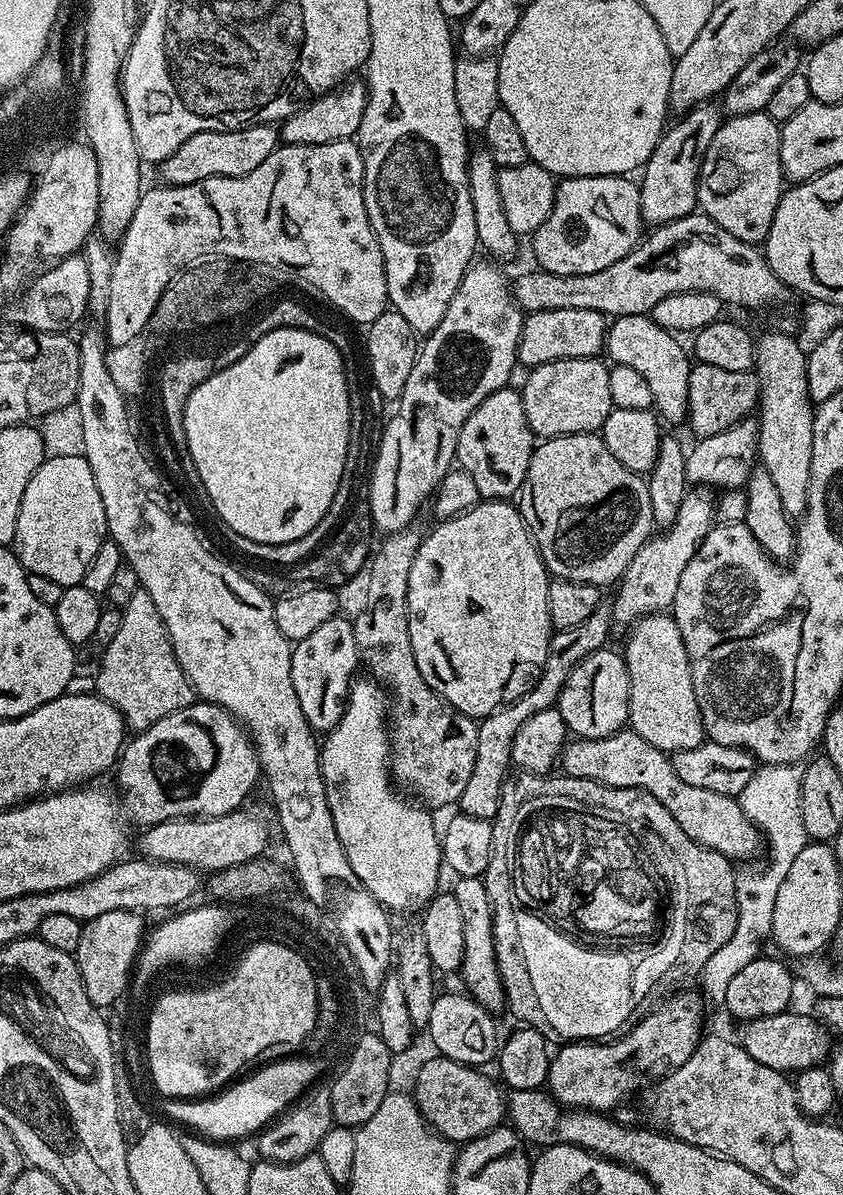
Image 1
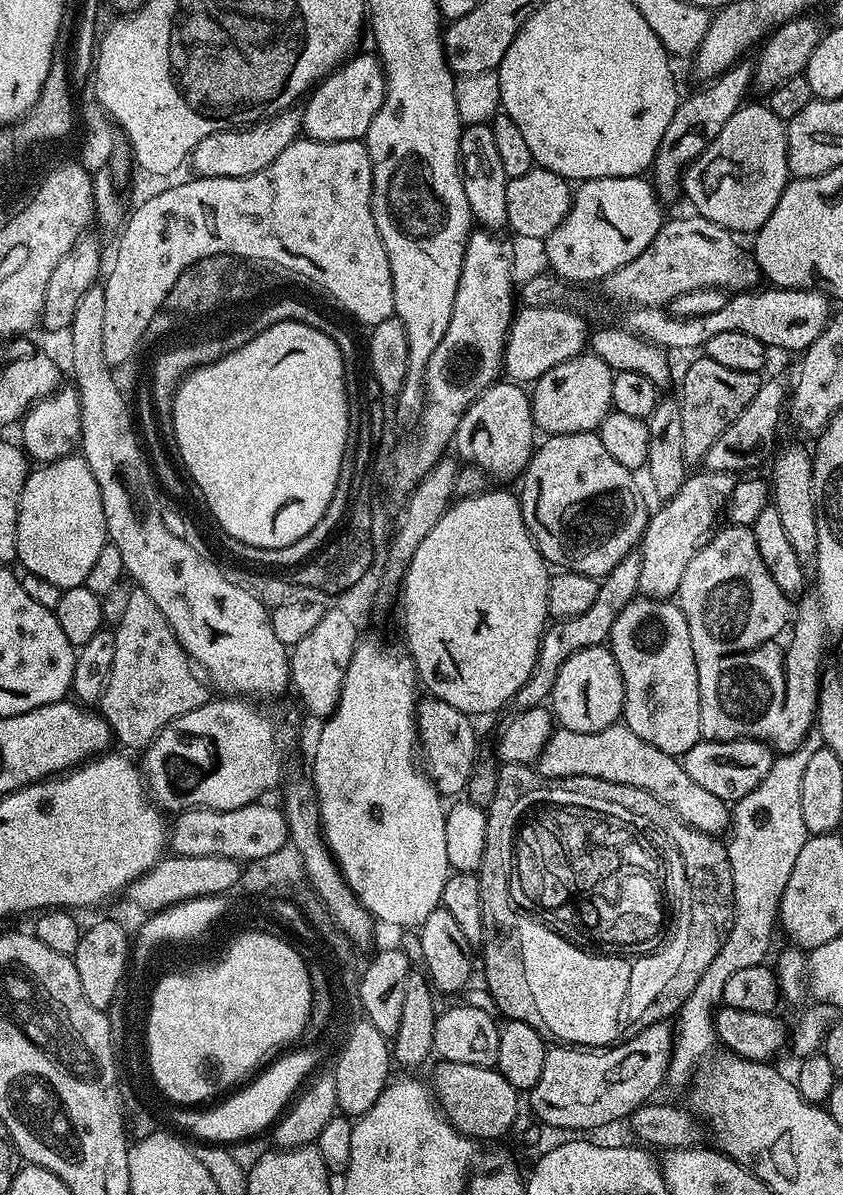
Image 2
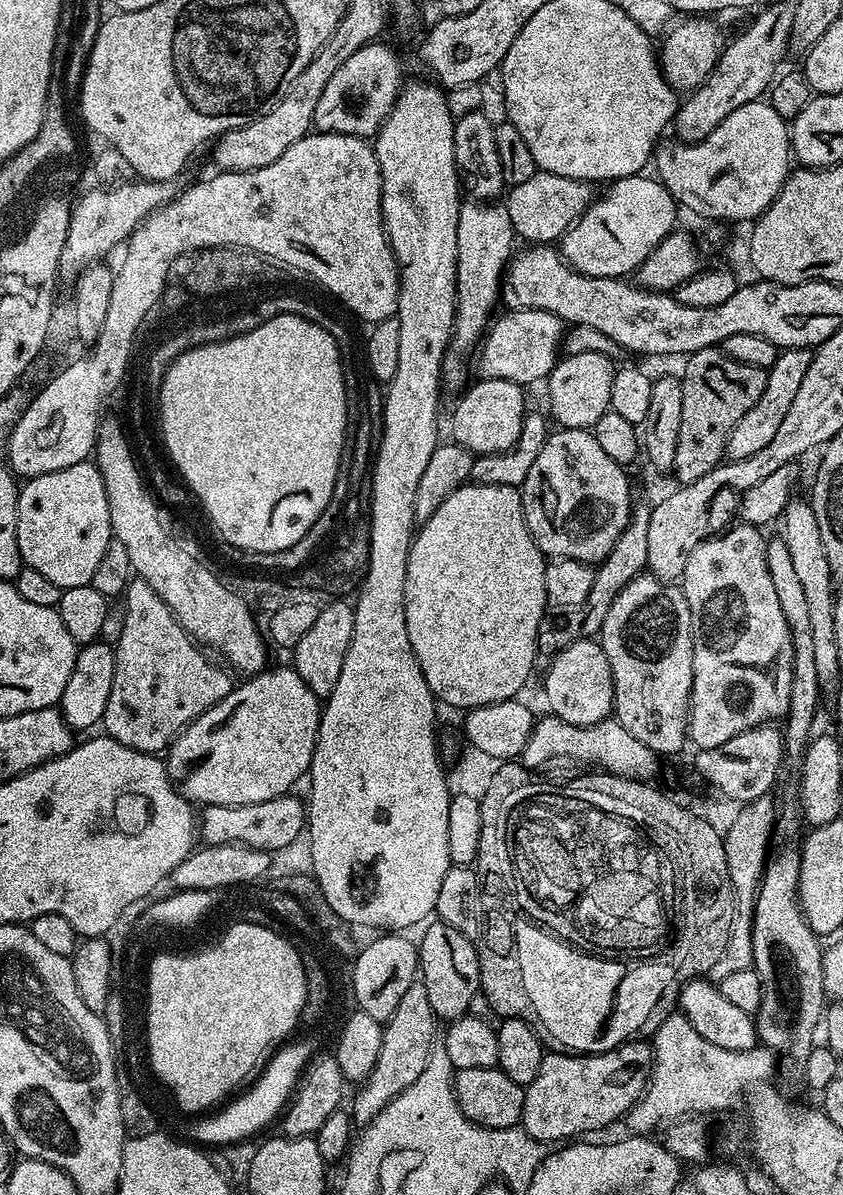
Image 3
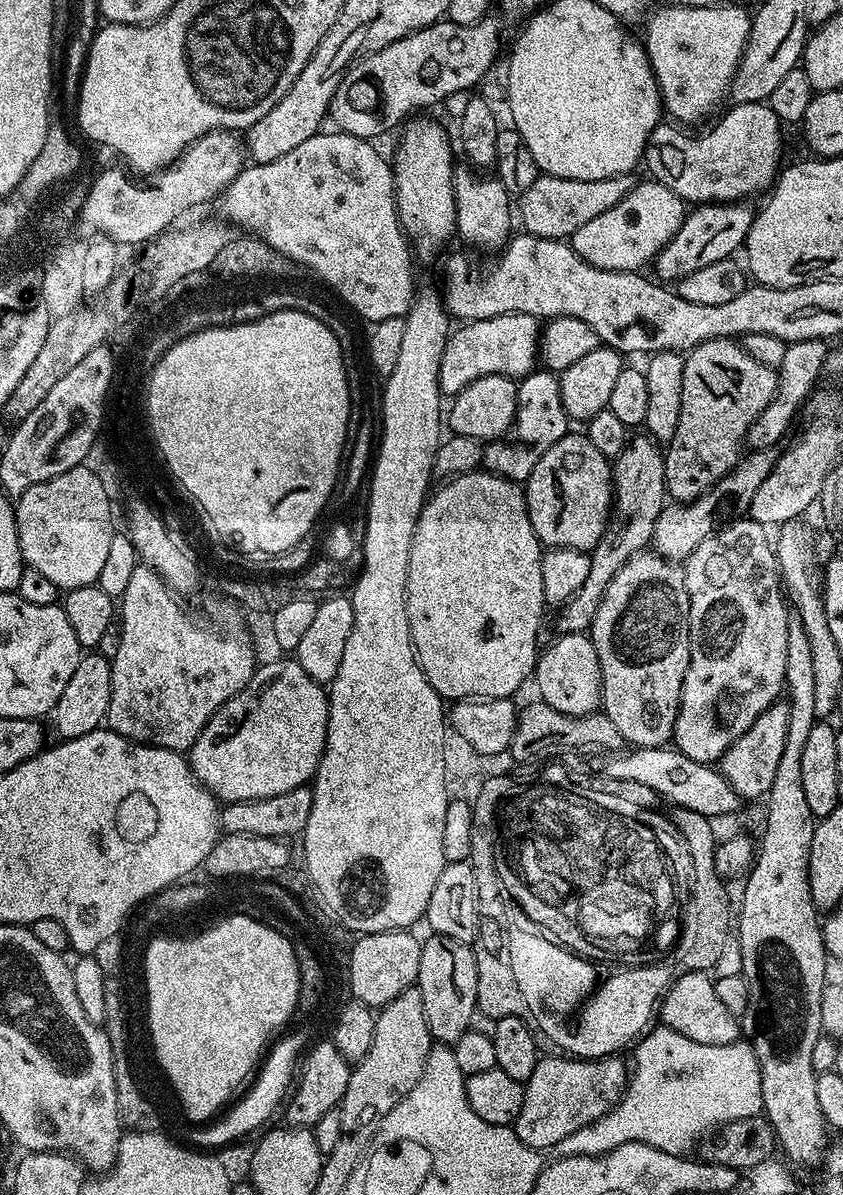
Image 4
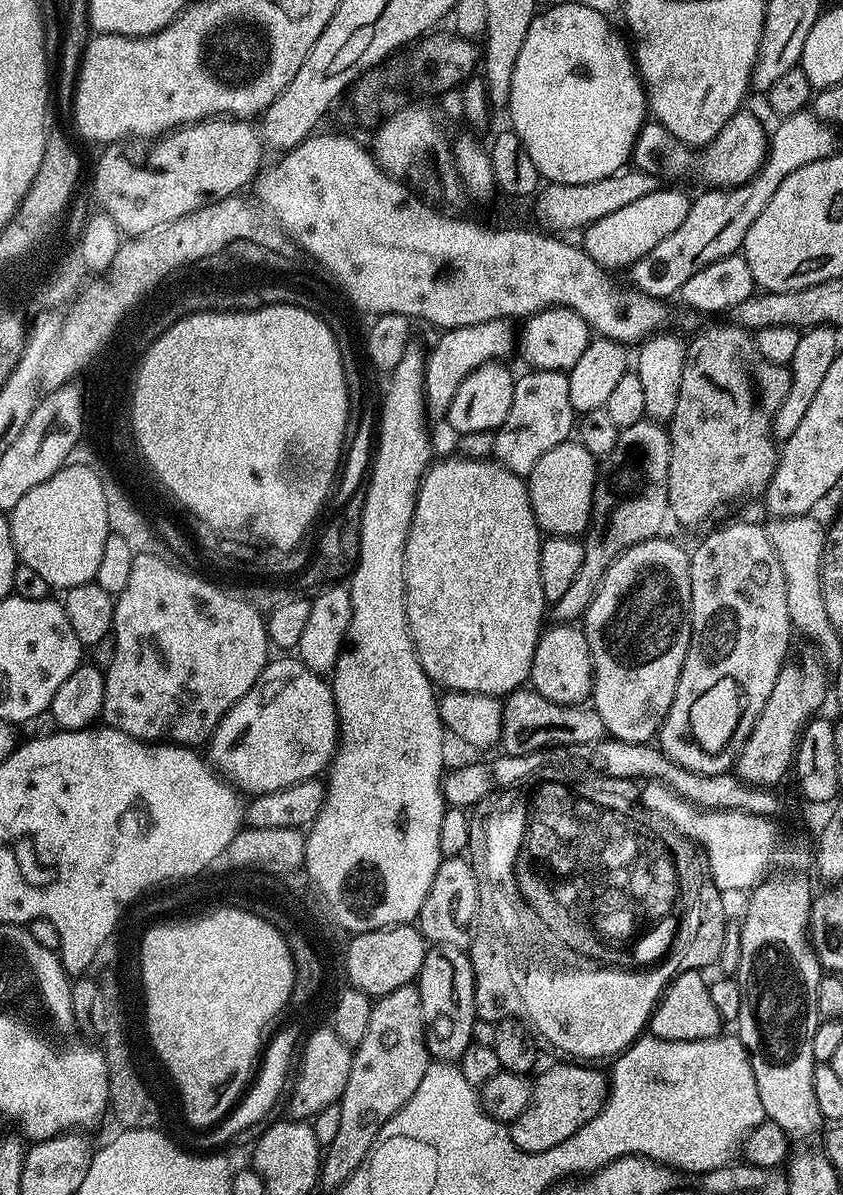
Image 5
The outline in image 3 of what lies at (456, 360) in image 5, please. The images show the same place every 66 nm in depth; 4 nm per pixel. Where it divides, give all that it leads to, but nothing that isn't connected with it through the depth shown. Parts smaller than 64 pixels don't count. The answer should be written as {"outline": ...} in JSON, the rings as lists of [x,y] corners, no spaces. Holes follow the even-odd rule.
{"outline":[[[508,310],[505,316],[493,319],[478,349],[479,375],[484,378],[509,380],[521,386],[547,381],[552,367],[562,356],[566,331],[563,320],[546,310]]]}

